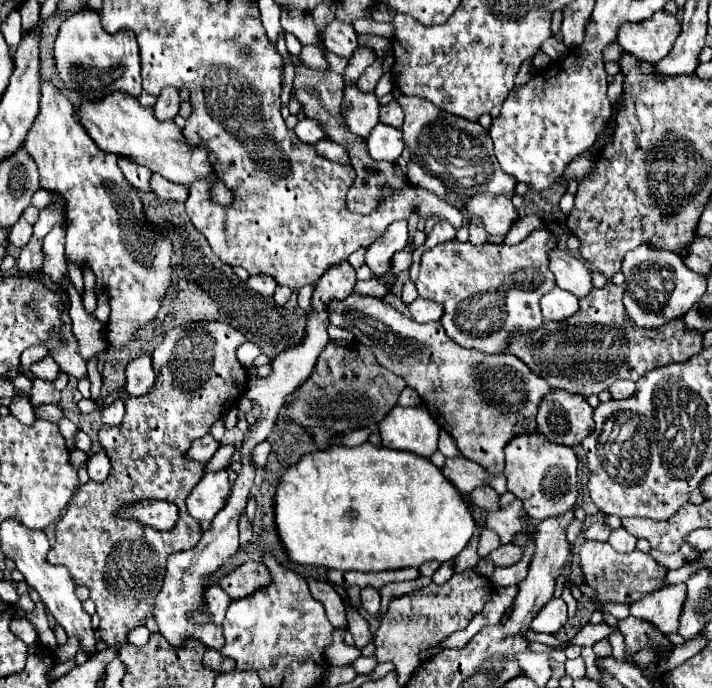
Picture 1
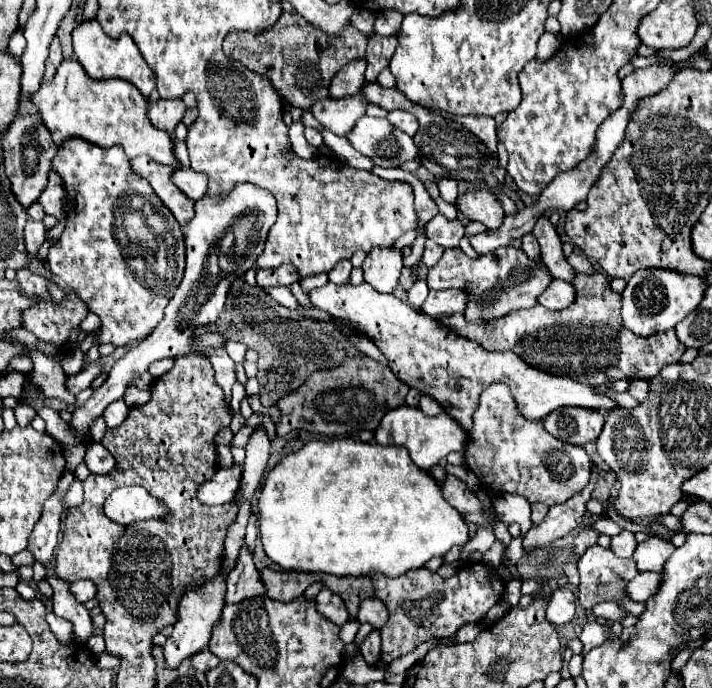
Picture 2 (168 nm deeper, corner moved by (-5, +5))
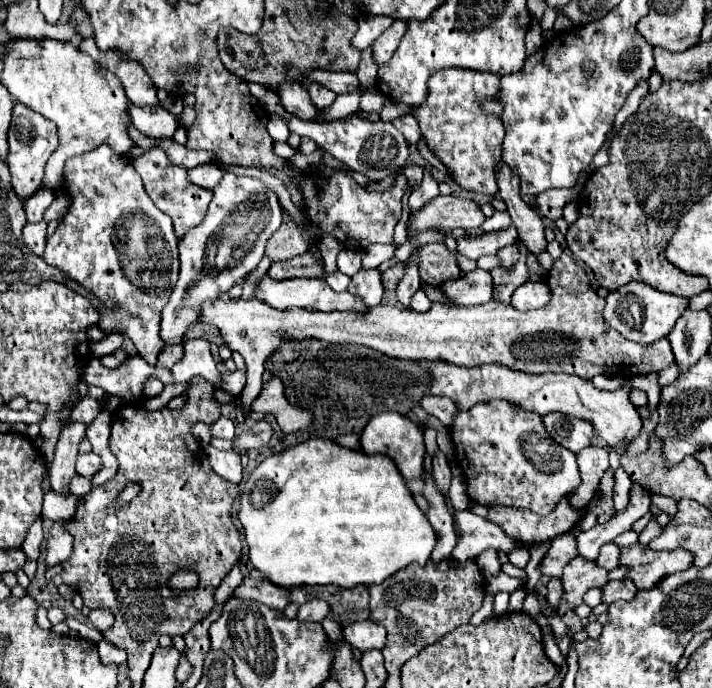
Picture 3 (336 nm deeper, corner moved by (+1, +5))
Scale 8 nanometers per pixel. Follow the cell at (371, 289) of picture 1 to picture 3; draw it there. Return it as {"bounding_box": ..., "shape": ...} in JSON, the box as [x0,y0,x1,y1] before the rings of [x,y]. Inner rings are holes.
{"bounding_box":[393,186,412,247],"shape":[[[409,186],[405,195],[403,196],[403,199],[402,199],[402,207],[403,207],[402,216],[401,216],[401,218],[400,218],[400,220],[399,220],[397,226],[395,227],[395,230],[394,230],[393,242],[394,242],[394,245],[396,247],[402,245],[407,240],[406,222],[409,218],[408,198],[412,192],[411,191],[412,189],[410,189],[410,188],[412,188],[412,187]]]}

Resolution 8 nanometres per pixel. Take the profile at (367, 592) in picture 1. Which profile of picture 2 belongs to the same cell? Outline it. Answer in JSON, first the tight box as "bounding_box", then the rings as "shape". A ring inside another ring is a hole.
{"bounding_box":[357,598,387,630],"shape":[[[365,598],[361,602],[359,614],[357,614],[357,620],[361,624],[369,622],[369,624],[373,624],[373,628],[379,630],[385,624],[385,618],[387,618],[387,608],[379,598]]]}

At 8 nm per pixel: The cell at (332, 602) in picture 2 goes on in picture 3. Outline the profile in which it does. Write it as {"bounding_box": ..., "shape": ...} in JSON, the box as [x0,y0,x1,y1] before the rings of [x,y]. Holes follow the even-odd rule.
{"bounding_box":[297,600,327,622],"shape":[[[319,600],[305,602],[297,610],[297,620],[301,620],[301,622],[321,622],[323,618],[327,618],[327,604],[319,602]]]}

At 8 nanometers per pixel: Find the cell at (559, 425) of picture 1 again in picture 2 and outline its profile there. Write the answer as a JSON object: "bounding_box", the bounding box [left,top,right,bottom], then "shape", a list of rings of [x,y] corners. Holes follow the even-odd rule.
{"bounding_box":[545,406,603,446],"shape":[[[565,406],[553,410],[545,420],[545,430],[561,442],[585,446],[593,442],[603,428],[603,414],[589,408]]]}

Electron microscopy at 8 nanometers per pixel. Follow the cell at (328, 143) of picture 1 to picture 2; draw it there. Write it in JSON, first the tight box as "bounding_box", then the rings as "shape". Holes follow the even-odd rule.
{"bounding_box":[345,116,417,168],"shape":[[[365,116],[345,138],[355,150],[383,168],[399,168],[403,162],[417,158],[413,138],[401,130],[393,130],[387,118]]]}

